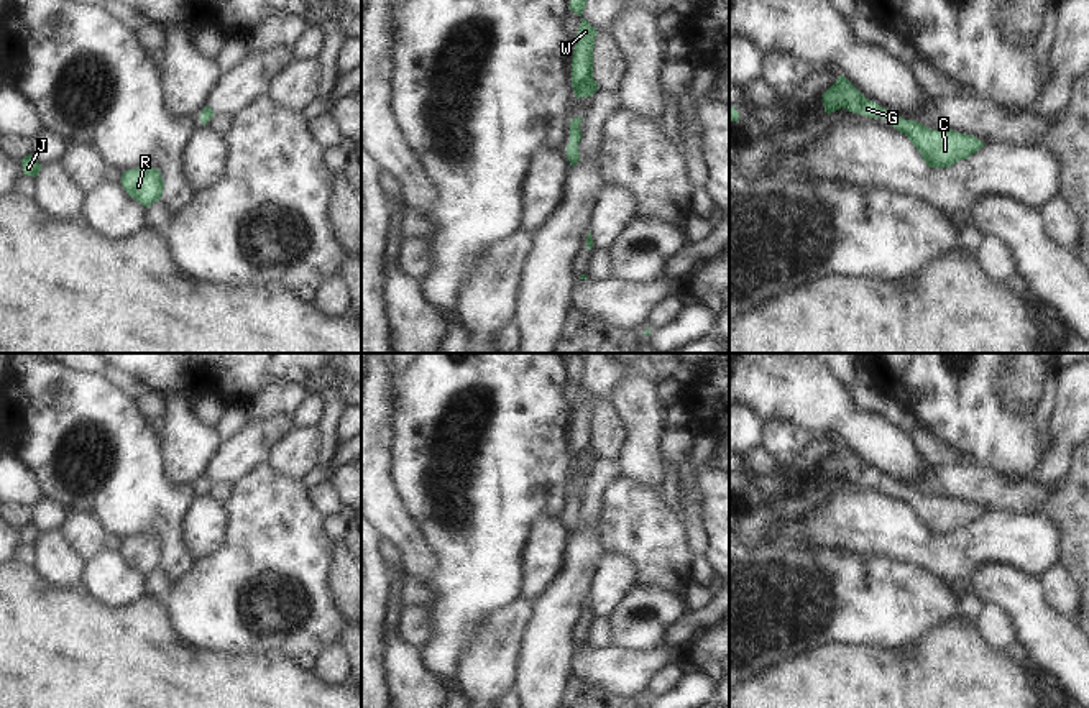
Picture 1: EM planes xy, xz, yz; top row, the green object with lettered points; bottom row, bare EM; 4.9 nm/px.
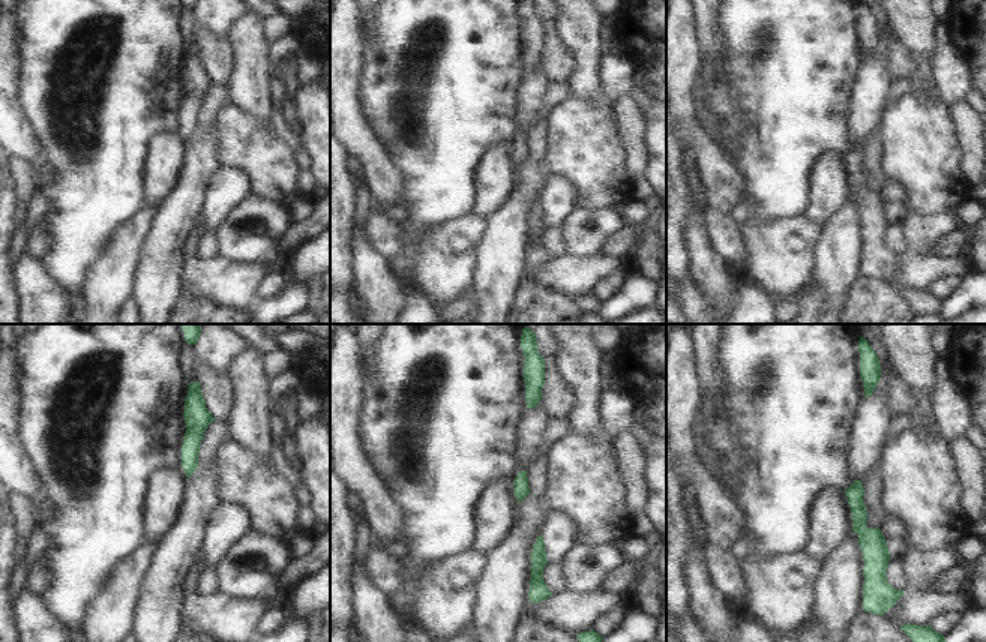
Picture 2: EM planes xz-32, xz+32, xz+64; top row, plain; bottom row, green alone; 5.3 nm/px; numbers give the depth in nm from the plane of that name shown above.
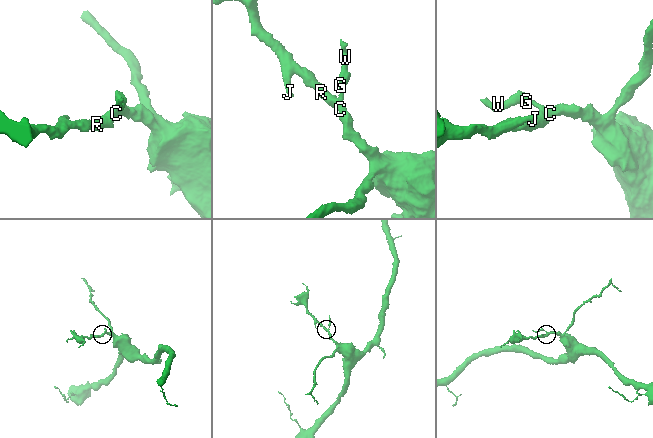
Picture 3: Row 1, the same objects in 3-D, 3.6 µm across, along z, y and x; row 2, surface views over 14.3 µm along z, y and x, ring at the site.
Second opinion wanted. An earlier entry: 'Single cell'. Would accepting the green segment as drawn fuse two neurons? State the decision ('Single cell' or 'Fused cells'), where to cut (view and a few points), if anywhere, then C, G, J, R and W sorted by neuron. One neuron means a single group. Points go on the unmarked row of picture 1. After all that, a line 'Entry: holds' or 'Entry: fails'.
Single cell. No split. Groups: C G J R W.
Entry: holds

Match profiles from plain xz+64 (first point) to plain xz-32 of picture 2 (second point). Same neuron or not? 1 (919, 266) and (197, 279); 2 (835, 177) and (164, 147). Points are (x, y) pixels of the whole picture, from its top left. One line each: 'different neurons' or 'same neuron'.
1: same neuron
2: same neuron

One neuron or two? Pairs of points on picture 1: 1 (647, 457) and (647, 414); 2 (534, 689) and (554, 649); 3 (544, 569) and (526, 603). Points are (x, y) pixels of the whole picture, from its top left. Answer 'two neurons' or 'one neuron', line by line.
1: one neuron
2: one neuron
3: two neurons

